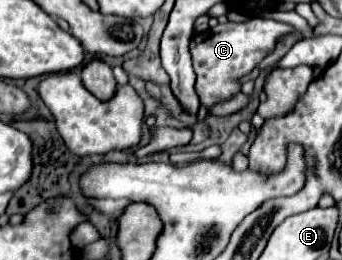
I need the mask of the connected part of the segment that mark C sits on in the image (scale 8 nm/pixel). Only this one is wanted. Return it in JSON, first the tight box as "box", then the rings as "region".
{"box":[191,18,297,108],"region":[[[249,18],[245,22],[227,22],[205,32],[199,32],[191,40],[193,68],[197,74],[195,90],[205,108],[213,106],[219,100],[225,100],[241,90],[239,78],[249,74],[267,54],[271,54],[277,42],[289,34],[297,32],[291,24],[267,20],[267,18]]]}

